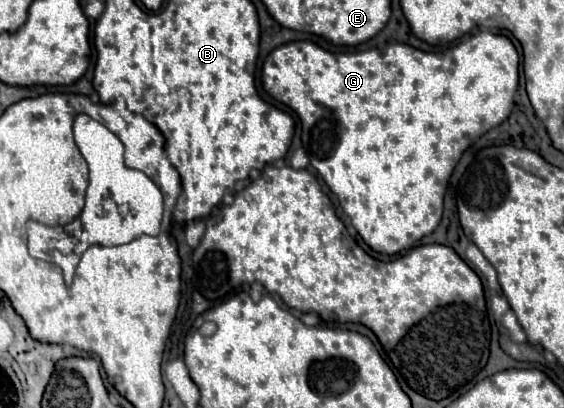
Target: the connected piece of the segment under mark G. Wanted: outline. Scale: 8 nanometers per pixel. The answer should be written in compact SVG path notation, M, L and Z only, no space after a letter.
M480 29L467 41L455 45L449 49L449 53L427 53L419 51L405 43L389 43L385 49L367 49L367 51L355 51L355 53L333 53L323 47L319 47L313 41L291 41L287 45L281 45L273 49L265 63L263 63L263 87L267 93L271 93L277 101L283 101L289 105L301 119L303 127L303 147L309 151L311 165L317 169L317 173L323 177L323 181L329 185L329 189L337 195L341 201L345 213L351 217L353 227L363 237L363 241L383 255L395 255L403 249L413 247L421 237L429 235L441 221L443 213L443 195L447 189L447 181L461 159L463 151L485 131L491 127L497 127L503 123L511 109L513 109L513 95L519 87L519 53L517 47L511 43L505 35L495 35L491 31Z

